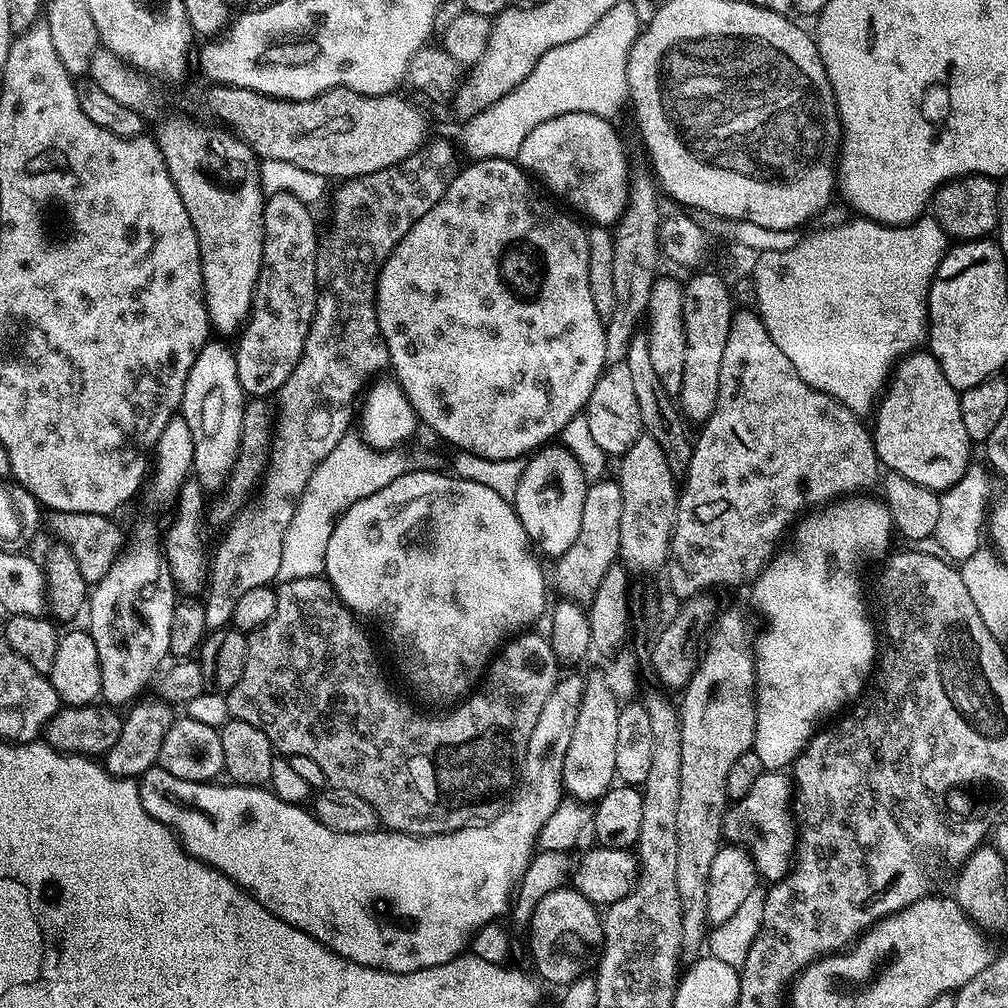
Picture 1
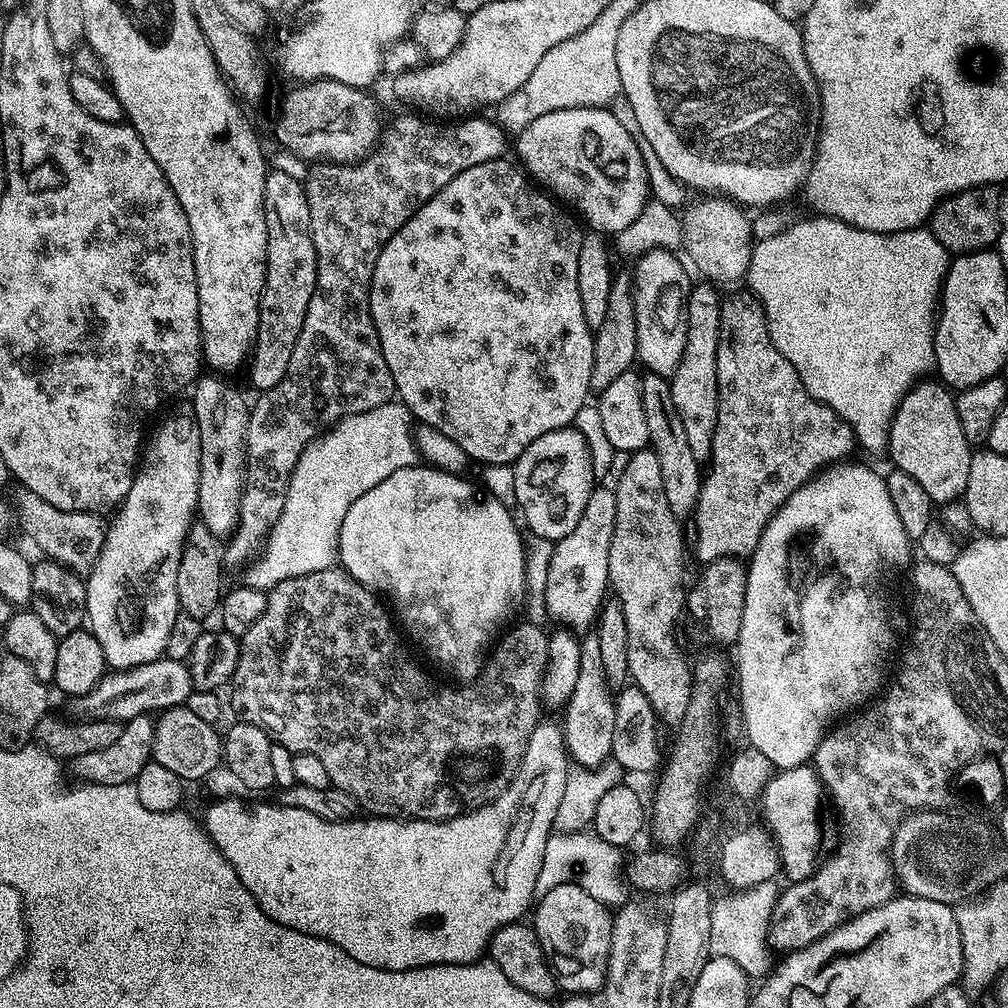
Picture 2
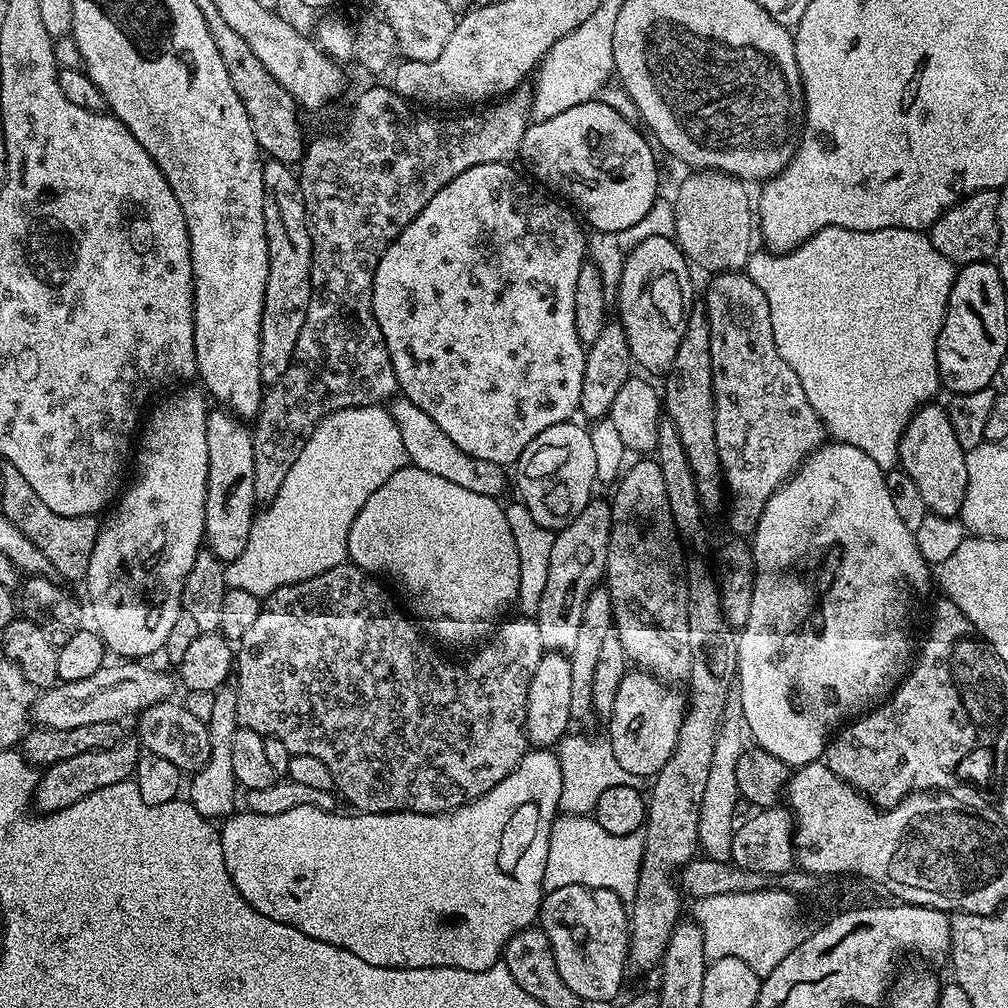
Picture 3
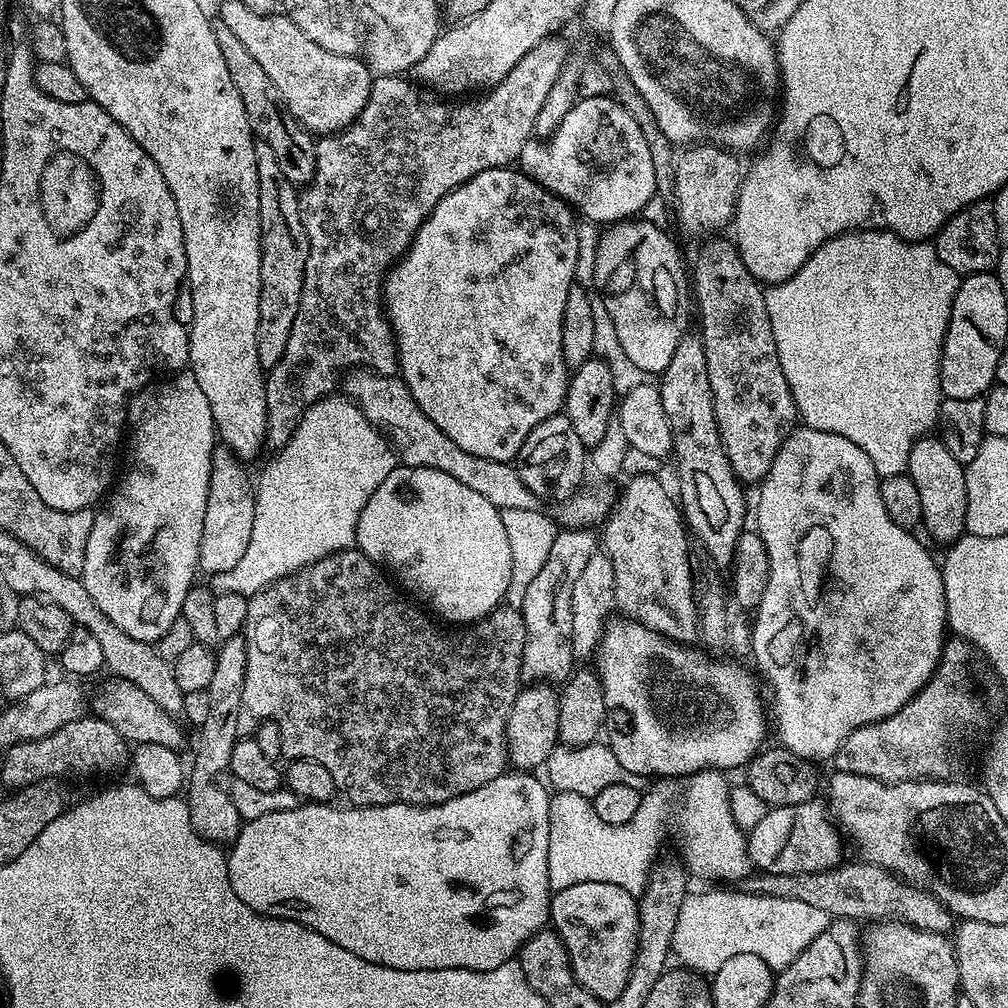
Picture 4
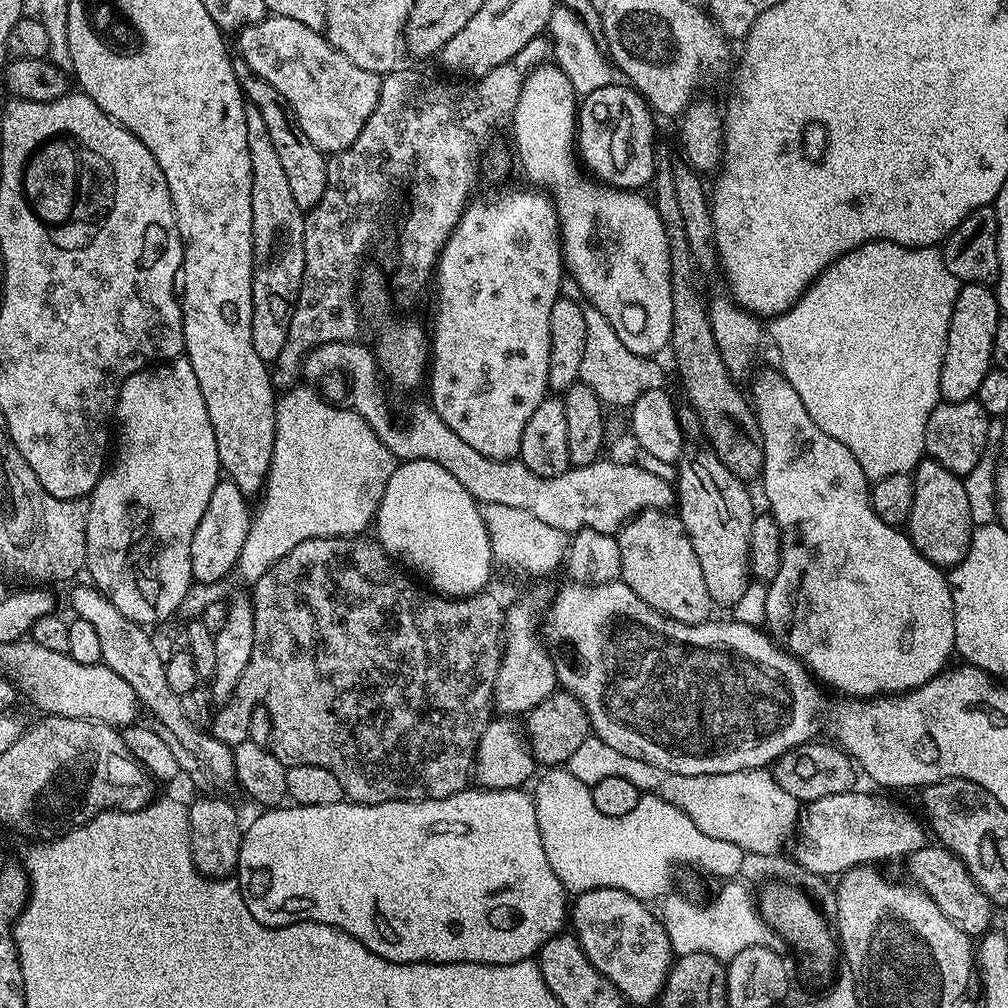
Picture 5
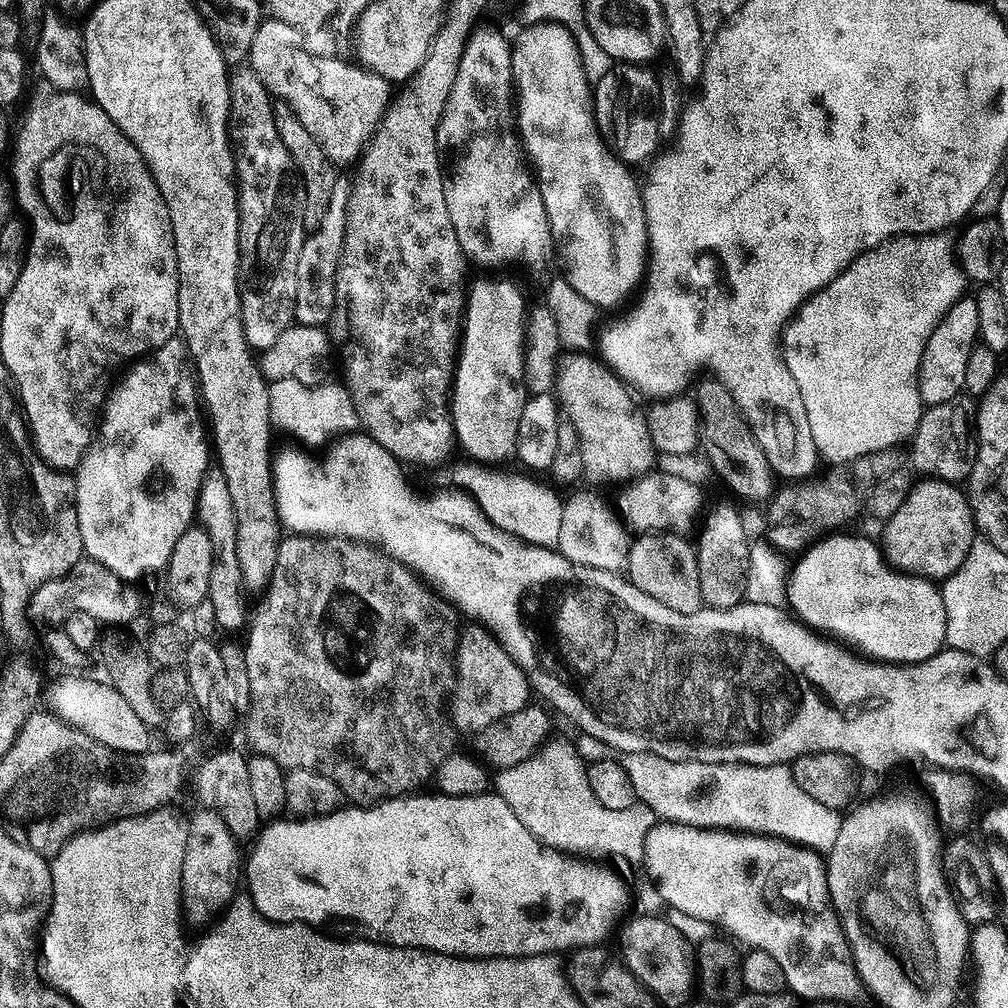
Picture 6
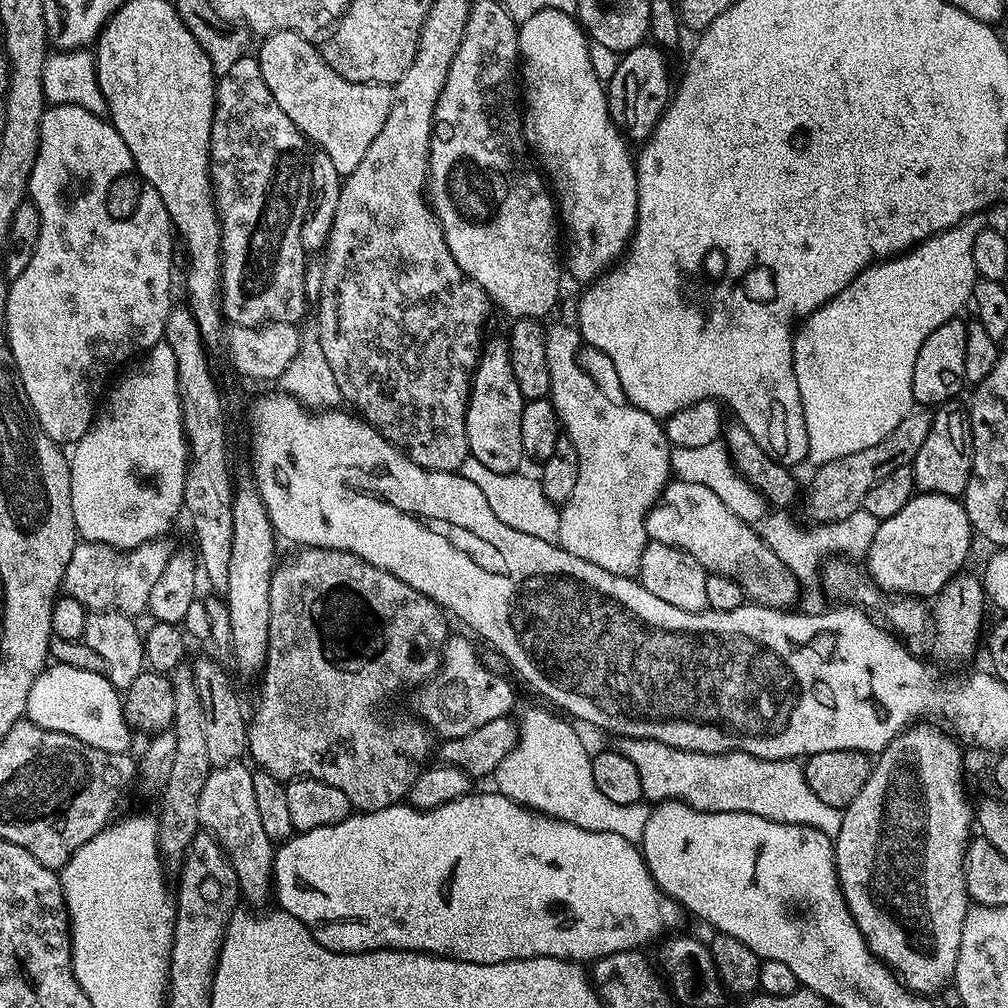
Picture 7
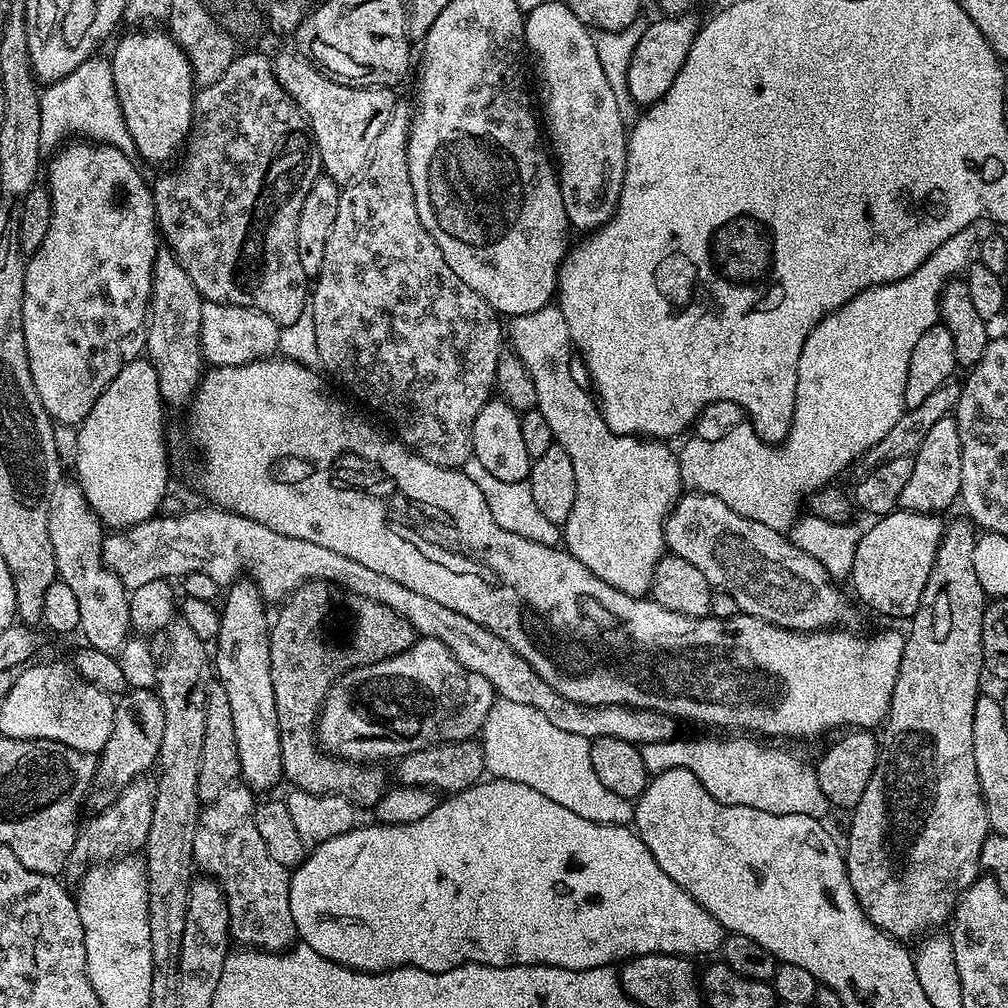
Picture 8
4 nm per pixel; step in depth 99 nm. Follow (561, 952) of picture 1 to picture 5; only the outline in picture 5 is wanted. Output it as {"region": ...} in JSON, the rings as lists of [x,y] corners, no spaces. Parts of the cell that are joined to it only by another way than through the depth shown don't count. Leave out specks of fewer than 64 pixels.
{"region":[[[595,888],[579,893],[570,904],[570,928],[592,965],[632,1004],[659,1001],[674,963],[670,938],[659,915],[647,903],[617,888]]]}

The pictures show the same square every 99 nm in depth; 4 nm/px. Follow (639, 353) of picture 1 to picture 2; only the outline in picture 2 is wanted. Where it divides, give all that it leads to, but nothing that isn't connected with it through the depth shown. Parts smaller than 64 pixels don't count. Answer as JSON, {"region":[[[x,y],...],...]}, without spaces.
{"region":[[[645,371],[640,378],[640,389],[642,390],[642,411],[646,414],[648,443],[662,469],[662,487],[666,490],[666,502],[670,502],[670,510],[677,518],[691,517],[696,511],[696,503],[700,497],[702,464],[690,451],[686,429],[683,428],[682,418],[678,418],[678,410],[674,406],[672,385],[665,377]]]}

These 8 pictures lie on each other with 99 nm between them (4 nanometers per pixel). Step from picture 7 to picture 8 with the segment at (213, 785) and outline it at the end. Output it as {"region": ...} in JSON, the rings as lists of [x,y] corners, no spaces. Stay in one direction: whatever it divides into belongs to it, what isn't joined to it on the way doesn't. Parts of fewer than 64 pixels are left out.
{"region":[[[235,782],[222,790],[218,798],[205,803],[194,830],[195,867],[219,884],[228,907],[228,935],[237,945],[259,948],[261,952],[283,952],[297,939],[294,918],[290,914],[290,872],[274,858],[254,826],[258,803],[251,788]]]}

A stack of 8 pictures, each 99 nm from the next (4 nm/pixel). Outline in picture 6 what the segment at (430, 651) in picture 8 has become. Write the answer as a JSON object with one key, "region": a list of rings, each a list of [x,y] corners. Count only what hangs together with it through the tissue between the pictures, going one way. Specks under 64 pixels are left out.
{"region":[[[465,627],[461,631],[458,645],[458,692],[460,688],[460,697],[454,704],[452,717],[453,723],[461,733],[473,732],[473,734],[479,734],[492,724],[505,720],[508,716],[513,716],[514,713],[529,707],[530,704],[530,700],[528,700],[528,690],[530,691],[528,673],[520,667],[519,661],[508,652],[508,649],[491,632],[483,627],[476,627]]]}

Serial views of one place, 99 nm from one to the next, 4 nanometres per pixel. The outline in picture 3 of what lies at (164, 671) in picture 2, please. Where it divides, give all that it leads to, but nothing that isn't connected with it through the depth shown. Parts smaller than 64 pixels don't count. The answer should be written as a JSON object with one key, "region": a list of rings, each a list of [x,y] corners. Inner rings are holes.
{"region":[[[144,662],[105,663],[98,674],[90,674],[78,682],[57,682],[45,688],[32,703],[31,719],[39,727],[54,730],[74,730],[74,726],[114,724],[135,717],[144,708],[172,700],[172,691],[178,688],[177,681],[168,672],[147,668]],[[173,680],[173,681],[172,681]]]}

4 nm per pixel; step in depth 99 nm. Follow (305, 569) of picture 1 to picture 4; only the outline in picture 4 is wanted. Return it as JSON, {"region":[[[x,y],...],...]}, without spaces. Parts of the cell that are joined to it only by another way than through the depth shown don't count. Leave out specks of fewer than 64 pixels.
{"region":[[[340,394],[325,396],[305,410],[290,442],[286,442],[286,446],[273,456],[276,457],[265,466],[260,480],[258,476],[250,546],[246,546],[246,554],[242,554],[242,559],[232,569],[211,577],[213,593],[250,597],[284,576],[294,574],[344,548],[353,547],[358,518],[366,502],[370,502],[374,490],[378,490],[378,486],[382,486],[382,482],[386,482],[386,478],[390,478],[392,471],[398,467],[398,457],[385,433],[368,421],[357,404]]]}

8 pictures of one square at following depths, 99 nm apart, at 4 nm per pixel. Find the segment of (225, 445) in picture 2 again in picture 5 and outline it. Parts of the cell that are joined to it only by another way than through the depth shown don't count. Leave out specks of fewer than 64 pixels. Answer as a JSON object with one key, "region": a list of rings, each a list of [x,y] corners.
{"region":[[[222,478],[214,486],[214,494],[210,494],[210,502],[206,502],[206,514],[202,514],[202,522],[198,522],[198,530],[194,530],[194,538],[190,542],[190,570],[192,579],[197,584],[218,584],[227,581],[228,575],[233,575],[238,558],[242,554],[242,546],[246,542],[246,534],[252,525],[253,513],[248,512],[249,499],[234,482]]]}

